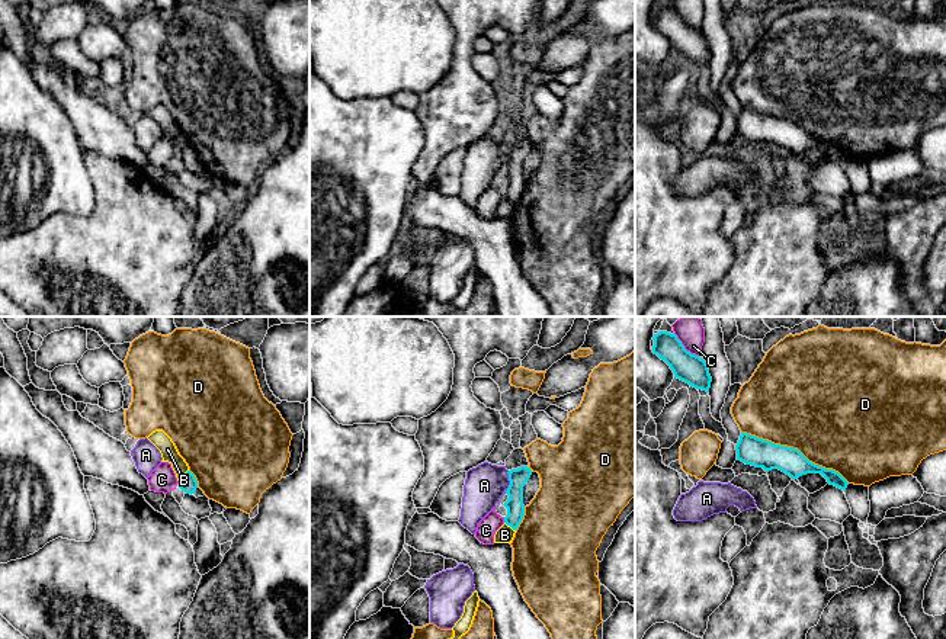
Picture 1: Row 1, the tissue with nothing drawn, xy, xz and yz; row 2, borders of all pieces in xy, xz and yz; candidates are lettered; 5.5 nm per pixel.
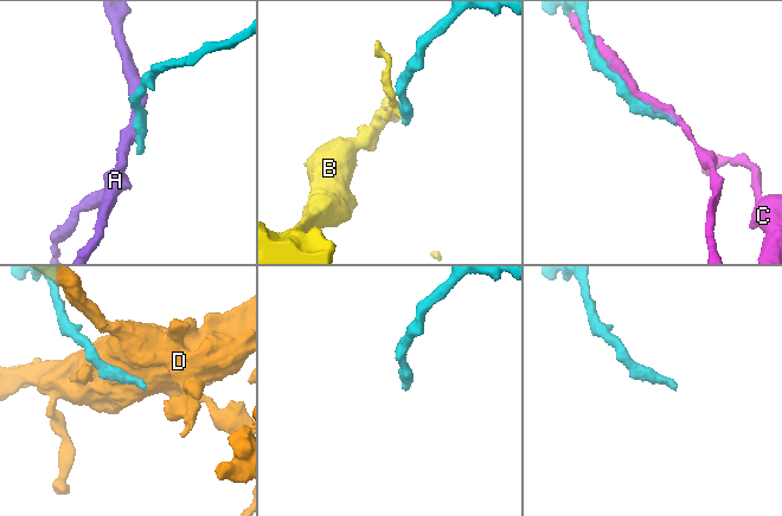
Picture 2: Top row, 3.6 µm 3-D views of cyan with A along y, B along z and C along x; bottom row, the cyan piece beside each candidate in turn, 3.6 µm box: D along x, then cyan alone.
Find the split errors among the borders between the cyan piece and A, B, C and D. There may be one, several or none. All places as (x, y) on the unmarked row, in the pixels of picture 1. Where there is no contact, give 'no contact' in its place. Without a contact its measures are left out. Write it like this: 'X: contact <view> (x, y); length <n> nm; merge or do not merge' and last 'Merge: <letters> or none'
A: contact xz (510, 157); length 130 nm; do not merge
B: contact xy (183, 150); length 90 nm; do not merge
C: contact yz (683, 22); length 190 nm; do not merge
D: contact yz (795, 124); length 650 nm; do not merge
Merge: none

